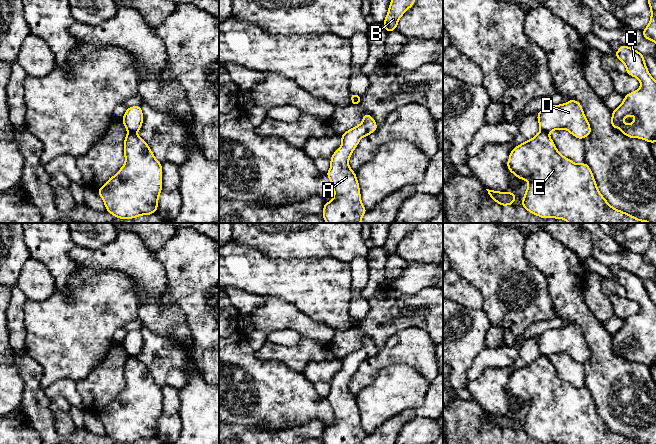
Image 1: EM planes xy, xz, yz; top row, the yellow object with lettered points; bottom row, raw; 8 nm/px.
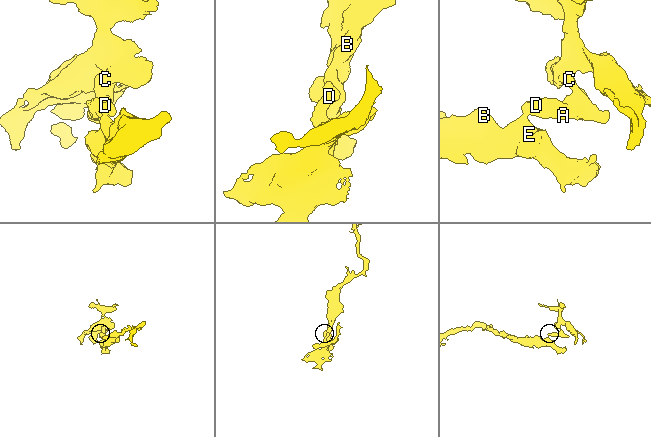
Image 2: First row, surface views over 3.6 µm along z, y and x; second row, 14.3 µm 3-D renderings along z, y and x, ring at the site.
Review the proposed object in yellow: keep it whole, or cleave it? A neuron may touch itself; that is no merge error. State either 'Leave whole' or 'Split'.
Split

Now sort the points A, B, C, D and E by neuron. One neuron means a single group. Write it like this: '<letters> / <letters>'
A C D / B E

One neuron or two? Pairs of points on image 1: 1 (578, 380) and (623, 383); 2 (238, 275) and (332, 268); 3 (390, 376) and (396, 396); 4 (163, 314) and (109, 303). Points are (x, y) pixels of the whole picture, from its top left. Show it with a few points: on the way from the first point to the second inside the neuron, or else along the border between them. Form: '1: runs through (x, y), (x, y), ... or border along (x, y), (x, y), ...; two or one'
1: border along (582, 363), (585, 385); two
2: runs through (261, 275), (309, 275); one
3: runs through (394, 381), (396, 391); one
4: border along (133, 286), (139, 303), (138, 318); two

